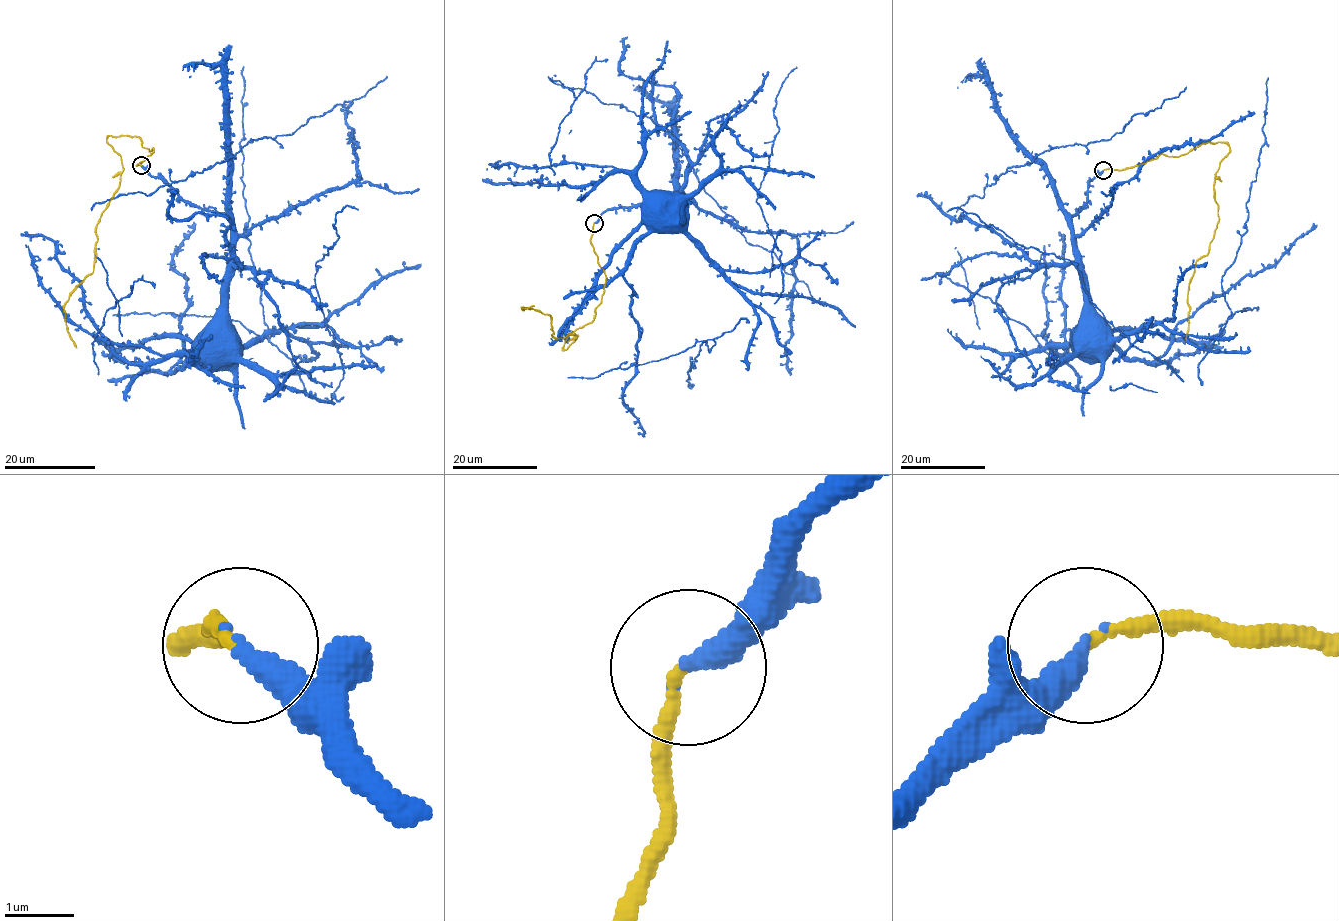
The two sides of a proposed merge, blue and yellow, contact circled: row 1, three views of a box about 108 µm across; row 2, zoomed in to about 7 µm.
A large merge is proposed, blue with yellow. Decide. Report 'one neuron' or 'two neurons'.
two neurons

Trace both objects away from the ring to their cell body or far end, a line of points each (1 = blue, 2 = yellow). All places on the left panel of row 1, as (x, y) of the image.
1: (141, 165), (163, 178), (183, 199), (222, 212), (229, 220), (230, 257), (221, 310), (202, 338), (205, 342)
2: (141, 165), (153, 148), (138, 137), (108, 136), (123, 172), (96, 229), (93, 270), (65, 305), (76, 348)

